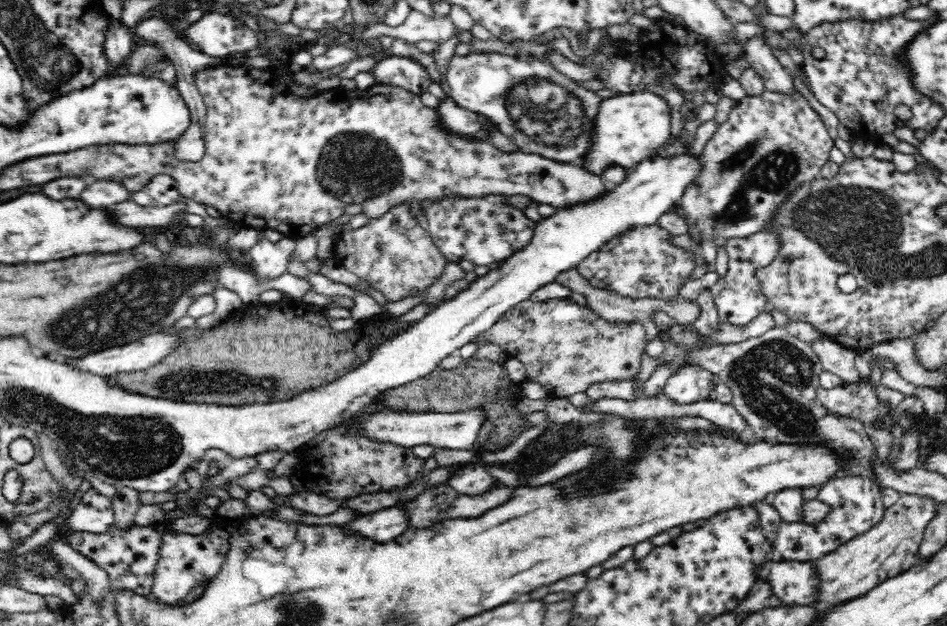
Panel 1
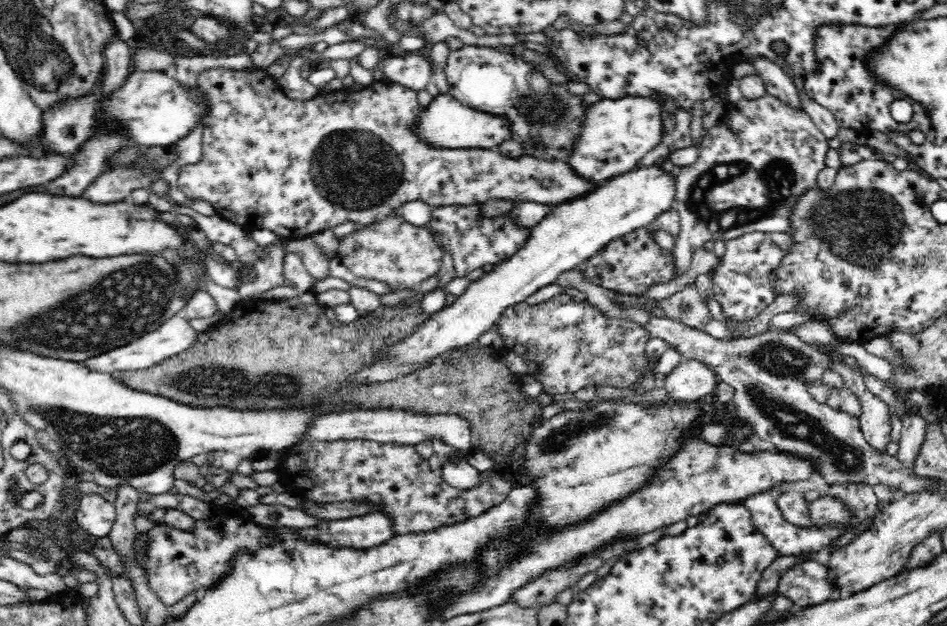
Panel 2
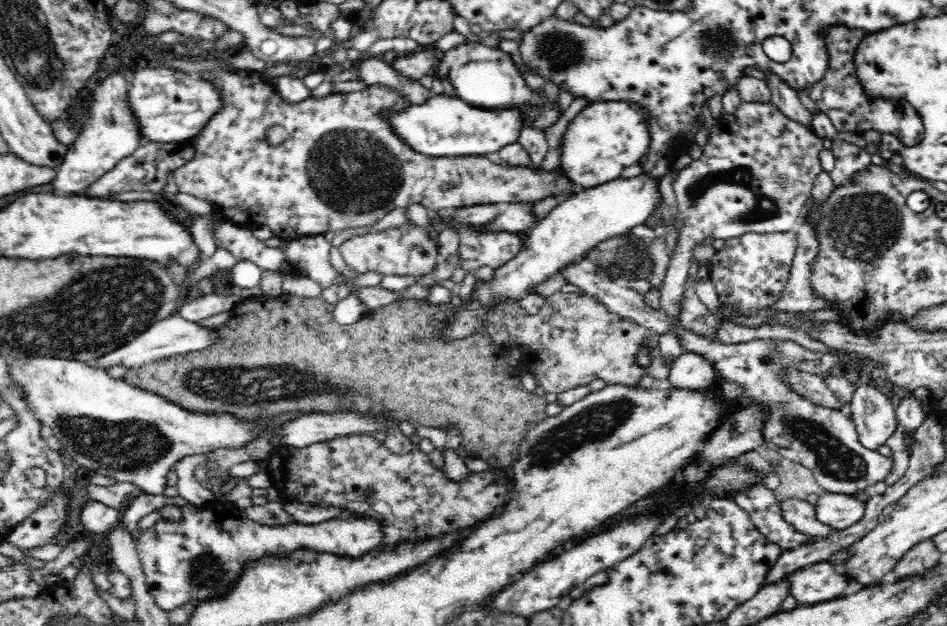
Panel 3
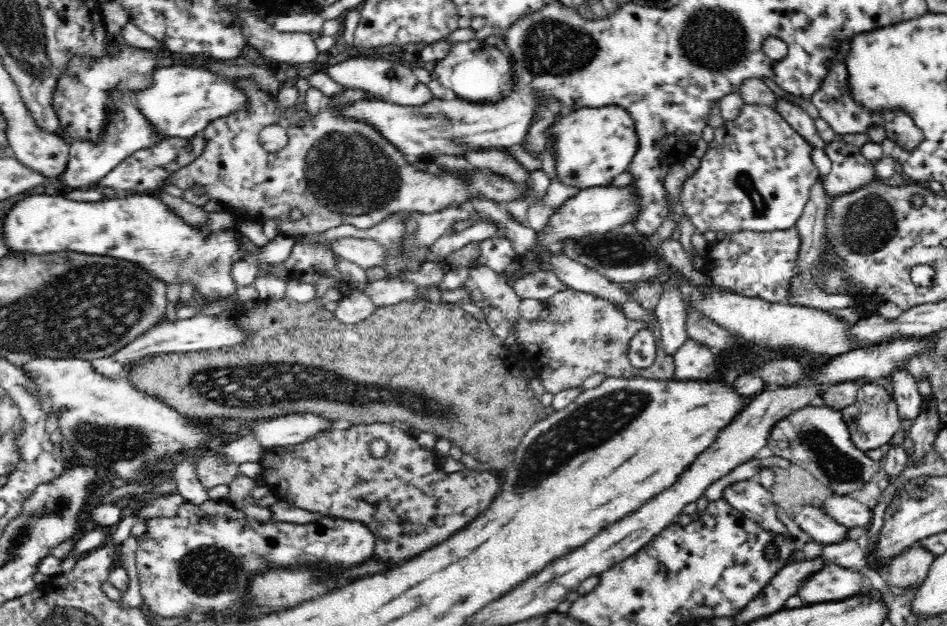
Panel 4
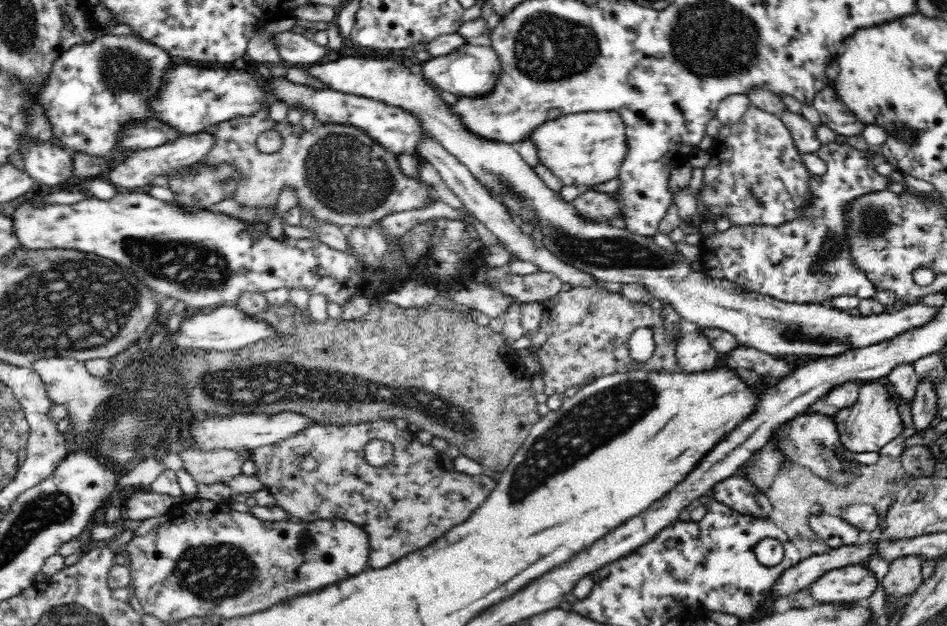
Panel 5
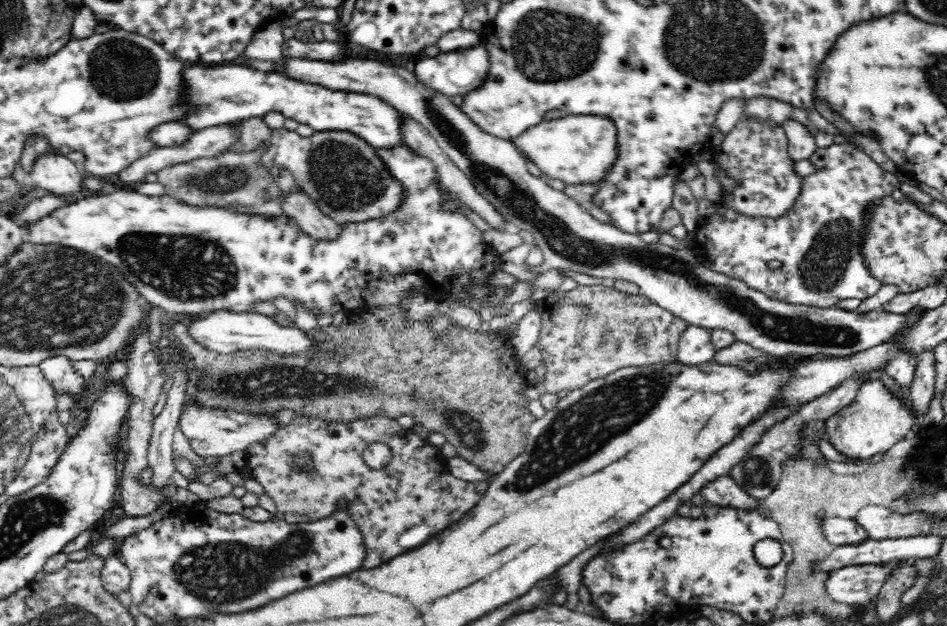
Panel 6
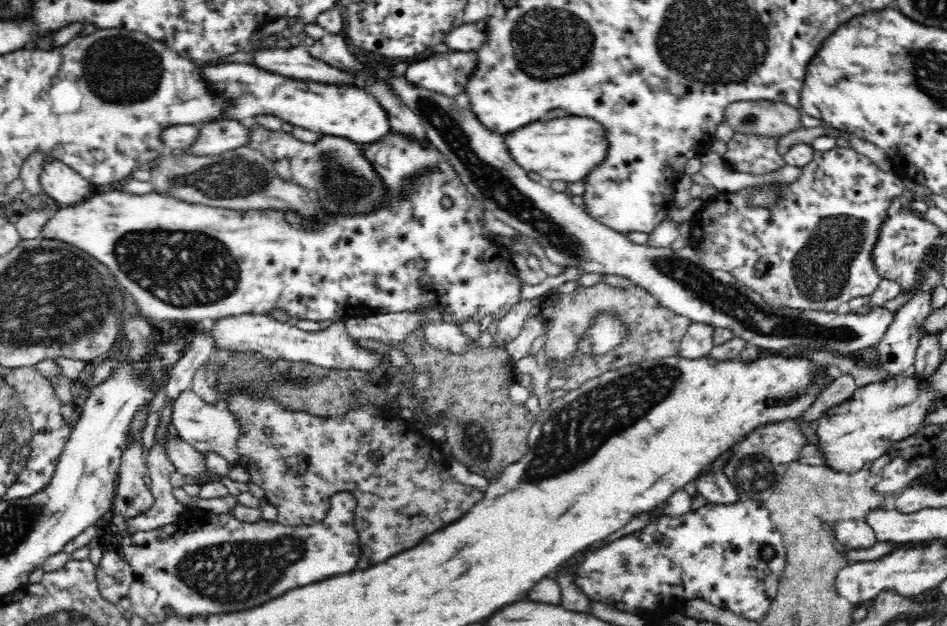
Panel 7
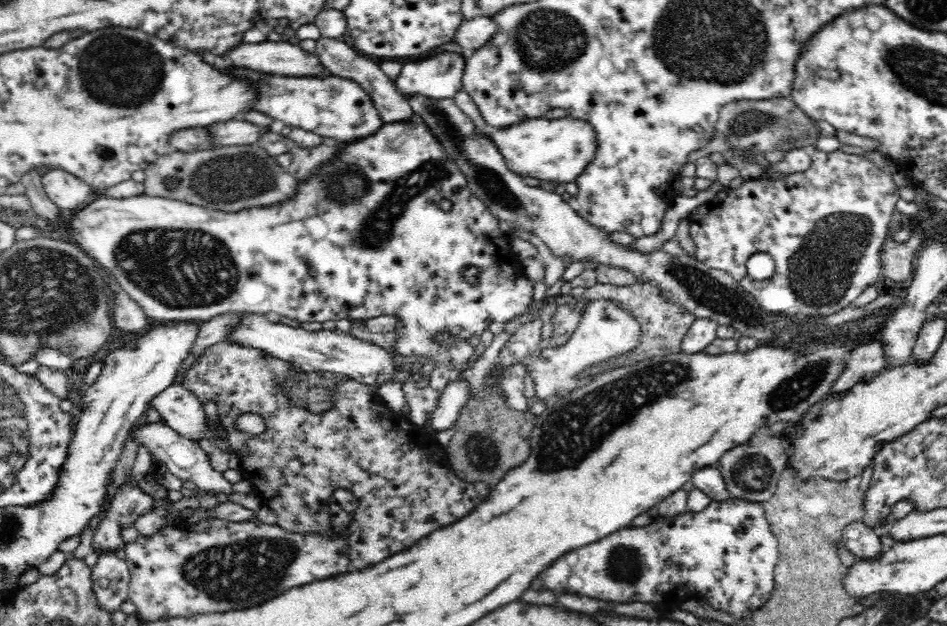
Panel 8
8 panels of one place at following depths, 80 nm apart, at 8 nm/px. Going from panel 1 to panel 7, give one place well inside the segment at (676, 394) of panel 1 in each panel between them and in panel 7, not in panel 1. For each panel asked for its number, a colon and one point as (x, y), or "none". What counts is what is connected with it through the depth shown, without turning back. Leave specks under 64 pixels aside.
2: (691, 380)
3: (690, 370)
4: (695, 361)
5: (694, 352)
6: (695, 346)
7: (698, 340)

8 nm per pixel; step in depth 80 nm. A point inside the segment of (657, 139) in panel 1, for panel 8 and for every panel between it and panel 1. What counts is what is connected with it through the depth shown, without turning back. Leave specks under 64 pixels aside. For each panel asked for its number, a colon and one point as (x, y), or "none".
2: (614, 135)
3: (602, 139)
4: (591, 146)
5: (582, 149)
6: (577, 149)
7: (567, 148)
8: (558, 150)

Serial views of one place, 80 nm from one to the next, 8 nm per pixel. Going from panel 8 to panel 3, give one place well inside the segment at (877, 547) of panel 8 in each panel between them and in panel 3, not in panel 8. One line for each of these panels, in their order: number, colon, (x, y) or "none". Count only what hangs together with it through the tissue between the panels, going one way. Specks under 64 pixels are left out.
3: (800, 514)
4: (823, 529)
5: (835, 531)
6: (838, 531)
7: (855, 534)

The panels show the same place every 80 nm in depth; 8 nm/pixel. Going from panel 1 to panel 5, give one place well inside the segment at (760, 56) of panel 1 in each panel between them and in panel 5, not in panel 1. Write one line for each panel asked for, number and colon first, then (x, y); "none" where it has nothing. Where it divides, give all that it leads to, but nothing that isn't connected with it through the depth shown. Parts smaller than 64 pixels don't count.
2: (778, 84)
3: (784, 98)
4: (799, 120)
5: (803, 133)

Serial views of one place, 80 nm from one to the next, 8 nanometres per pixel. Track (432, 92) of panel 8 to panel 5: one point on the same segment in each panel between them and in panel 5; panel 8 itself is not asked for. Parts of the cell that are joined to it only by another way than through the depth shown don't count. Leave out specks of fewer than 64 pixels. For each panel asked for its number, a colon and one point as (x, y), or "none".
5: (470, 70)
6: (453, 73)
7: (447, 73)

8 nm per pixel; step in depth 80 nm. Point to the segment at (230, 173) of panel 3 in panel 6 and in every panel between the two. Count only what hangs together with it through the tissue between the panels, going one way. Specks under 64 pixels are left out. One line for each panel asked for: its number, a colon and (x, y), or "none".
4: (336, 170)
5: (340, 174)
6: (341, 173)

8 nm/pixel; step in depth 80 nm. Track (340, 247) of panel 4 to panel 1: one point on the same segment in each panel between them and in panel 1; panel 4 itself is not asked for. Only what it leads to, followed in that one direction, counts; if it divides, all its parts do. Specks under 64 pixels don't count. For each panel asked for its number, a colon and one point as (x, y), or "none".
1: (394, 253)
2: (394, 251)
3: (407, 250)

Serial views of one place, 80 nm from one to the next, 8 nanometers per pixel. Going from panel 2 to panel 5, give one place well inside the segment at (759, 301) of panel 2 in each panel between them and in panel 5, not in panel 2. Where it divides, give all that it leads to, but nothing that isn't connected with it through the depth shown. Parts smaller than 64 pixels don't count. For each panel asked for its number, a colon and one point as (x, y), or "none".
3: (750, 272)
4: (756, 264)
5: (808, 260)

